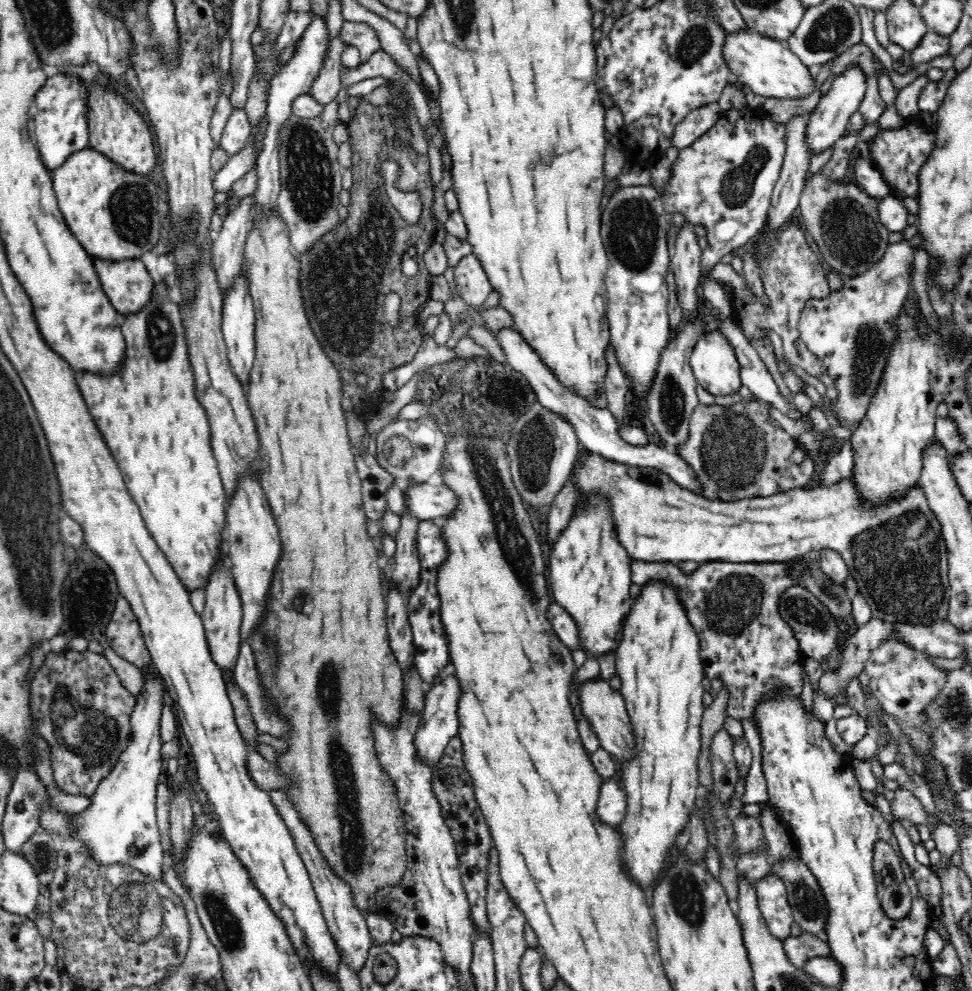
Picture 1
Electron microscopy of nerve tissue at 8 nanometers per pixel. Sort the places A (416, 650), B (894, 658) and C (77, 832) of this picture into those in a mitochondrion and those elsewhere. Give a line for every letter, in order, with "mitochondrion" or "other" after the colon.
A: other
B: mitochondrion
C: other

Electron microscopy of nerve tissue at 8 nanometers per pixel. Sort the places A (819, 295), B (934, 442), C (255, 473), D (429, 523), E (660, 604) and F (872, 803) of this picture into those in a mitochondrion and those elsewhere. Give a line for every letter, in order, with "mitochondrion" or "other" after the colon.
A: other
B: other
C: other
D: other
E: other
F: other

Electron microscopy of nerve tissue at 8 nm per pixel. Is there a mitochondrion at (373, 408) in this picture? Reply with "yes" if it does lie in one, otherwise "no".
no

